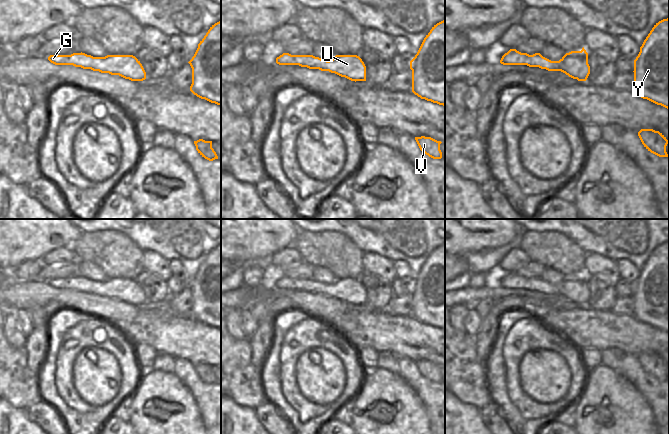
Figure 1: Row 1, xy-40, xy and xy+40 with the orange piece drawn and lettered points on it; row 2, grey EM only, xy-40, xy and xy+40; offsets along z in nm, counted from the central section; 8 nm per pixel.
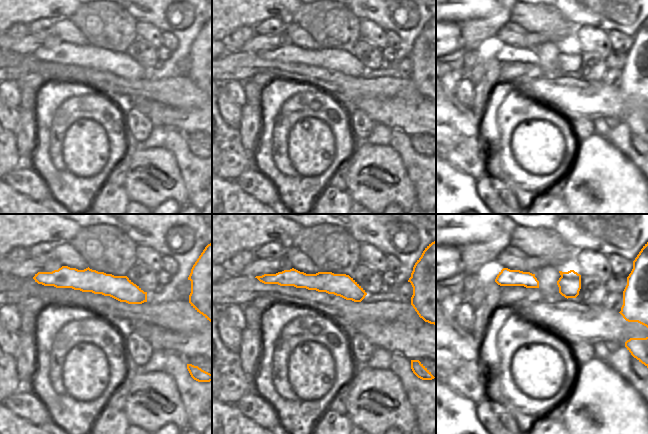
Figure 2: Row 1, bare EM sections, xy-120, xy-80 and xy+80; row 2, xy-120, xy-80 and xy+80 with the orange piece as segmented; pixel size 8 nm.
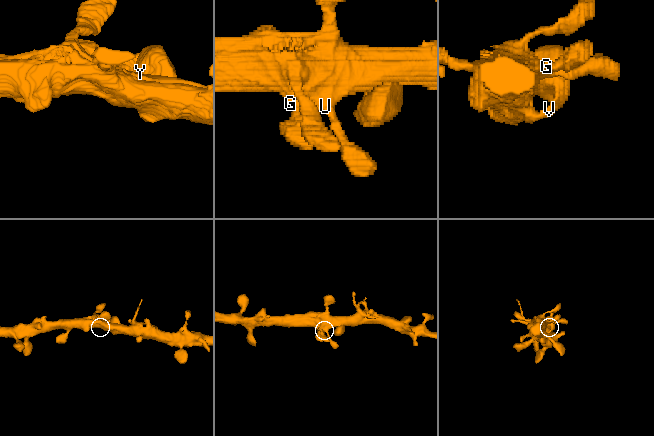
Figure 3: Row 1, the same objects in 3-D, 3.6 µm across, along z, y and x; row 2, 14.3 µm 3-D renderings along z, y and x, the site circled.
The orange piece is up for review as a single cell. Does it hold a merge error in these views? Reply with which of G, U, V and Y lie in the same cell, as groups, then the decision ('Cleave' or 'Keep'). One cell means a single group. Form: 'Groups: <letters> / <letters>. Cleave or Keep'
Groups: G U V Y. Keep.

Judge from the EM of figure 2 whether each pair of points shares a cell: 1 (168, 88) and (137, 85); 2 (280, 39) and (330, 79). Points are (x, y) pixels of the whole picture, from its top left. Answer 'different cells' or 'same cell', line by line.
1: same cell
2: different cells

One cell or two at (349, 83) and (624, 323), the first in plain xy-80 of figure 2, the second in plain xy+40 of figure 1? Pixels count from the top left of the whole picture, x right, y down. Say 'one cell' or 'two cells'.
two cells

